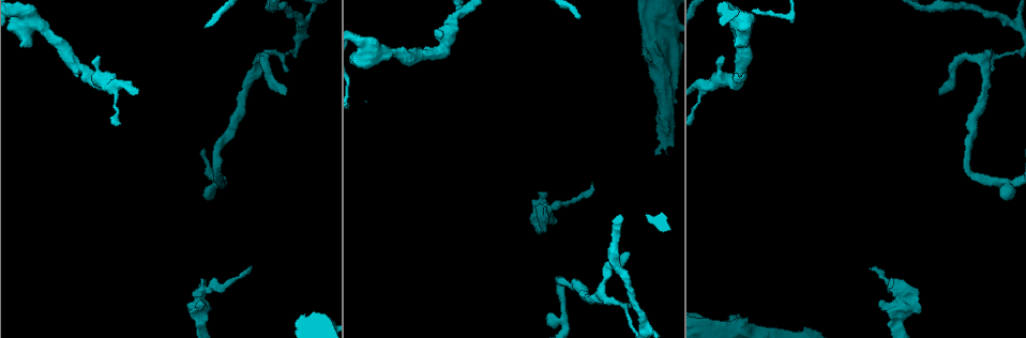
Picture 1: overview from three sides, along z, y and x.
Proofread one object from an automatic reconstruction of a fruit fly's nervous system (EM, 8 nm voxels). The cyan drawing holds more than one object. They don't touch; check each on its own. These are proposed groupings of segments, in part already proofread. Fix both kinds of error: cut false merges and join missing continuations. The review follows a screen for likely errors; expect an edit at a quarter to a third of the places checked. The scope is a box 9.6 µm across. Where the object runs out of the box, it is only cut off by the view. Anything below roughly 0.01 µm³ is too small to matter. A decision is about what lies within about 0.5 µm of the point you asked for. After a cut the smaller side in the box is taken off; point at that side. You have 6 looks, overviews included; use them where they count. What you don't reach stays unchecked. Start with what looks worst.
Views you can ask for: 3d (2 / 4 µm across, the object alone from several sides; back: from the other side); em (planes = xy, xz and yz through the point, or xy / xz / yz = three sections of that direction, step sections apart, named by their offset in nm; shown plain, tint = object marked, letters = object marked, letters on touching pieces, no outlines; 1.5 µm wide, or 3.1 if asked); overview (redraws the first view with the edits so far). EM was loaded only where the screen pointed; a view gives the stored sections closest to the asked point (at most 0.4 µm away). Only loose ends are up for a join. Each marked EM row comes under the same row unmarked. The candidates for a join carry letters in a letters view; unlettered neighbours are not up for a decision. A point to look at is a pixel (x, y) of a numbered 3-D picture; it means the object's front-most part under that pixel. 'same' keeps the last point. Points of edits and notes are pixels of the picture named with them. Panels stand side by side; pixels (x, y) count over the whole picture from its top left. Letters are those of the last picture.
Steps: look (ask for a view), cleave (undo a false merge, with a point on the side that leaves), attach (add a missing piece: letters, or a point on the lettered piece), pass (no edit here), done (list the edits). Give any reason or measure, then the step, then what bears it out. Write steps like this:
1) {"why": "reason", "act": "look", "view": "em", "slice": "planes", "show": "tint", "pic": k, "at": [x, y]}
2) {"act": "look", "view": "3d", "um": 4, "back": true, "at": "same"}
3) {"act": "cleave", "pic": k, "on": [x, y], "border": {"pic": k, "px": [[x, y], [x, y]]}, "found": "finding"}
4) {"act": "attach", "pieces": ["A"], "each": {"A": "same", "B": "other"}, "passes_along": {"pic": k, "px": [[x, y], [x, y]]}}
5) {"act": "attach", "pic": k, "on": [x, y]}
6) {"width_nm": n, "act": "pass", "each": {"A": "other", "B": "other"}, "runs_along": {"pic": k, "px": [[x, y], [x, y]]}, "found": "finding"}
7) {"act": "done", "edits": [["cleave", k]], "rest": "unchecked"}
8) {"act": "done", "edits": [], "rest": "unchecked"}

{"act": "look", "view": "em", "slice": "planes", "show": "letters", "pic": 1, "at": [738, 317]}

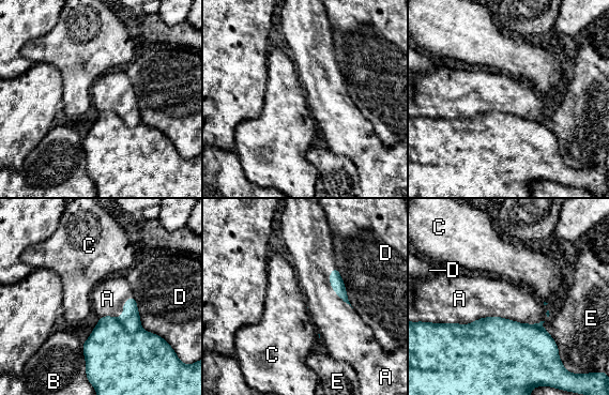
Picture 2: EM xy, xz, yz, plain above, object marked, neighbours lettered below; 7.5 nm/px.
{"act": "pass", "each": {"A": "other", "B": "other", "C": "other", "D": "other", "E": "other"}, "found": "none of them fits"}

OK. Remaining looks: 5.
{"act": "look", "view": "3d", "um": 4, "pic": 1, "at": [248, 267]}

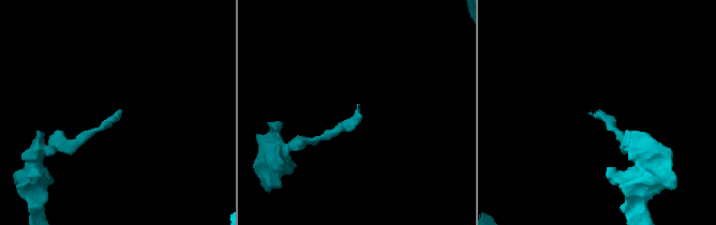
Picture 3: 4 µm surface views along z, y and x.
{"why": "now the EM", "act": "look", "view": "em", "slice": "xy", "step": 8, "show": "tint", "pic": 3, "at": [116, 113]}

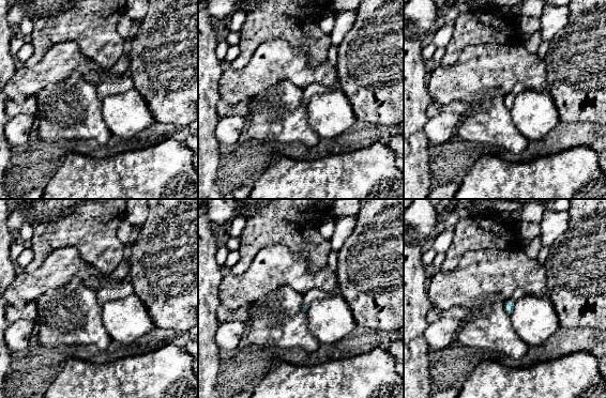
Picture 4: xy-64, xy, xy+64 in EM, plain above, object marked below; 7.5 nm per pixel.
{"why": "another direction", "act": "look", "view": "em", "slice": "planes", "show": "letters", "at": "same"}

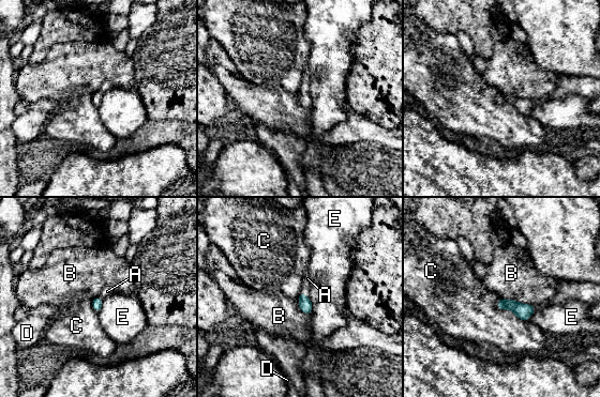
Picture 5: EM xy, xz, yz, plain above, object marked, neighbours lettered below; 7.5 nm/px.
{"act": "attach", "pieces": ["A"], "each": {"A": "same", "B": "other", "C": "other", "D": "other", "E": "other"}, "passes_along": {"pic": 5, "px": [[305, 306], [304, 294], [308, 278]]}, "found": "it goes on there"}

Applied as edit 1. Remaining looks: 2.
{"why": "a fork", "act": "look", "view": "em", "slice": "planes", "show": "letters", "pic": 1, "at": [898, 294]}

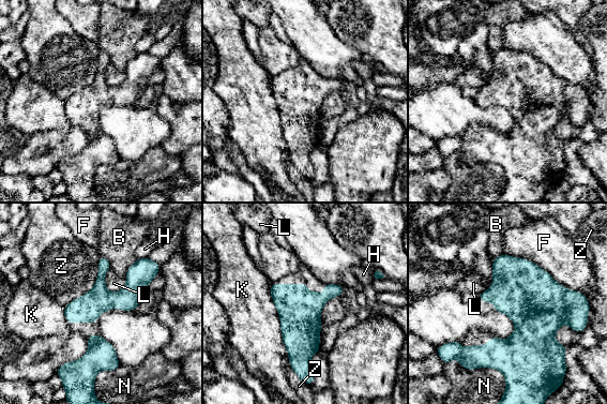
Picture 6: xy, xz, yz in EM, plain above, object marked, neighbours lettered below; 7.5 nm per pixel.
{"width_nm": 200, "act": "pass", "each": {"B": "other", "F": "other", "H": "other", "K": "other", "L": "other", "N": "other", "Z": "other"}, "found": "continuous, no second neuron"}

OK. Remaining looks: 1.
{"act": "done", "edits": [["attach", 5]], "rest": "unchecked"}

